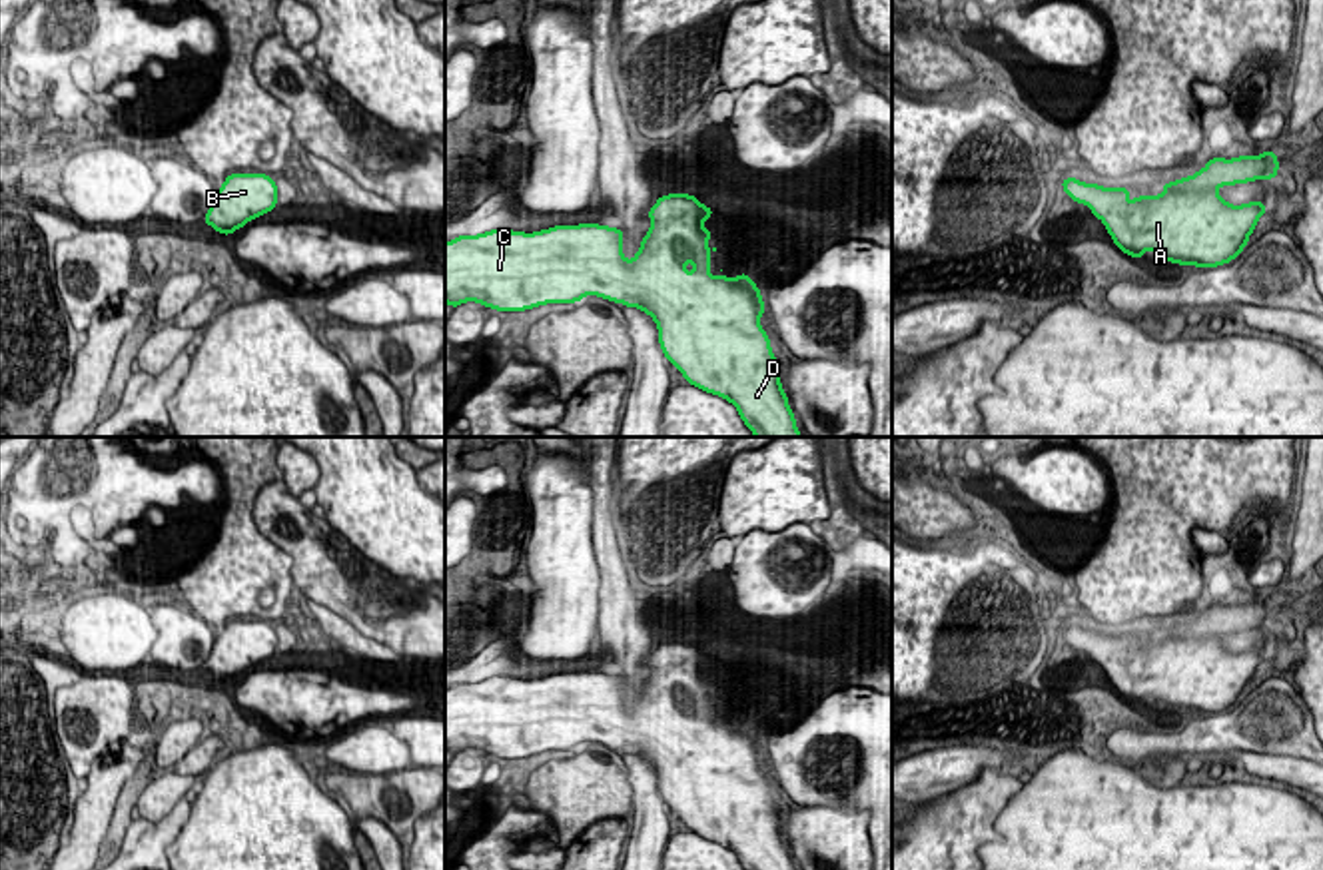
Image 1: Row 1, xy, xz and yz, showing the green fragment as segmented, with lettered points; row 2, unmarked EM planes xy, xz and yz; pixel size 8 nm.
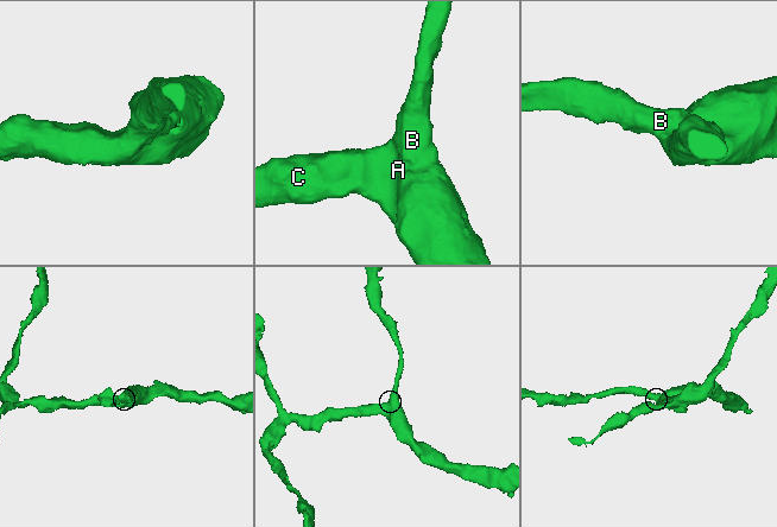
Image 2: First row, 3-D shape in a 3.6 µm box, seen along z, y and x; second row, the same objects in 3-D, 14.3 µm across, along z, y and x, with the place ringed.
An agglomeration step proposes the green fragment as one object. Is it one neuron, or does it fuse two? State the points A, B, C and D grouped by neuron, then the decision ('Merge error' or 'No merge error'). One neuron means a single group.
Groups: A B C D. No merge error

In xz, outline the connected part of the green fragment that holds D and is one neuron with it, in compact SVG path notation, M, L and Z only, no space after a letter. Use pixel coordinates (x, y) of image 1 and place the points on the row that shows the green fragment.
M686 194L661 196L659 202L649 212L653 225L647 231L645 239L641 241L641 249L637 251L637 255L631 261L625 259L623 247L621 247L625 233L619 227L607 227L607 225L597 225L597 223L555 225L555 227L535 231L535 233L493 229L493 231L485 231L479 235L459 235L453 241L445 243L445 303L449 303L451 307L457 307L465 301L477 301L477 303L483 303L485 307L491 307L497 311L525 311L525 309L539 307L545 303L583 301L583 297L587 293L591 293L591 295L605 297L613 303L619 301L627 307L639 307L655 319L655 323L659 327L659 343L661 343L661 349L662 349L664 357L668 359L668 363L672 363L690 385L730 401L738 409L738 415L742 417L744 425L754 433L754 437L802 437L802 433L796 429L794 411L788 407L788 397L784 395L784 389L780 385L782 375L776 367L776 357L770 349L770 339L764 333L762 325L758 323L758 319L764 313L760 289L746 273L740 273L730 279L722 273L720 275L708 273L710 271L708 253L716 251L716 247L712 247L712 249L706 247L712 231L708 231L700 223L708 221L708 218L712 214L714 212L710 208L702 206L694 196L686 196Z

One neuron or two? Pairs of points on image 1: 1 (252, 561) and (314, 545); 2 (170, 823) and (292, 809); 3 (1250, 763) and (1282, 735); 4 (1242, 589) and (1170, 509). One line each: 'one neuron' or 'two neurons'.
1: two neurons
2: two neurons
3: two neurons
4: two neurons

